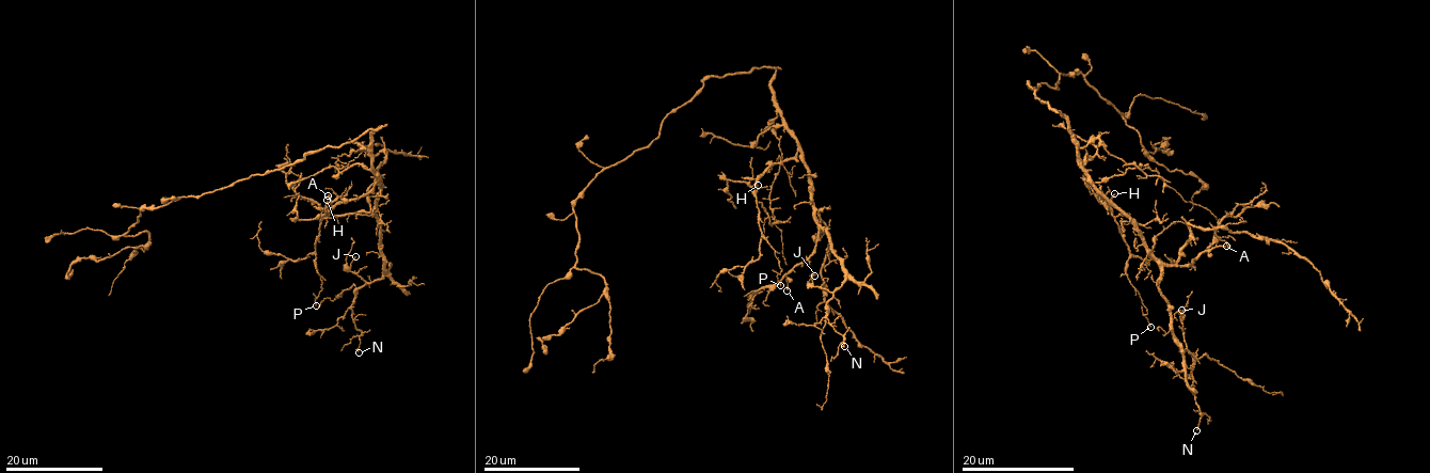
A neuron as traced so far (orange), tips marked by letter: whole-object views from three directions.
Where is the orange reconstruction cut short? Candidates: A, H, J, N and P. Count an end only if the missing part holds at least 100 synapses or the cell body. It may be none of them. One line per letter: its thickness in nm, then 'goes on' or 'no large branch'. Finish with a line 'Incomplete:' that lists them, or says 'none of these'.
A: calibre 150 nm; no large branch
H: calibre 100 nm; no large branch
J: calibre 120 nm; no large branch
N: calibre 140 nm; no large branch
P: calibre 120 nm; no large branch
Incomplete: none of these

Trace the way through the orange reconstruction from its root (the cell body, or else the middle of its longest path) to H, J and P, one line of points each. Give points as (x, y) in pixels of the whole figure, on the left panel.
H: (353, 140), (381, 128), (371, 135), (370, 153), (379, 180), (369, 192), (321, 214), (327, 200)
J: (353, 140), (381, 128), (370, 153), (383, 277), (352, 273), (355, 256)
P: (353, 140), (381, 128), (371, 135), (370, 153), (379, 180), (319, 216), (315, 265), (322, 289), (316, 305)

